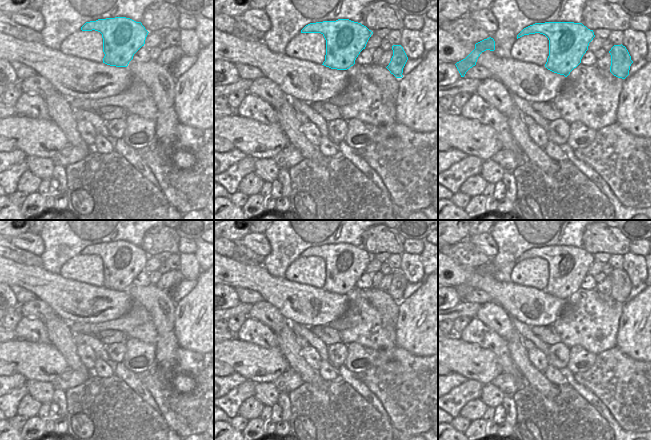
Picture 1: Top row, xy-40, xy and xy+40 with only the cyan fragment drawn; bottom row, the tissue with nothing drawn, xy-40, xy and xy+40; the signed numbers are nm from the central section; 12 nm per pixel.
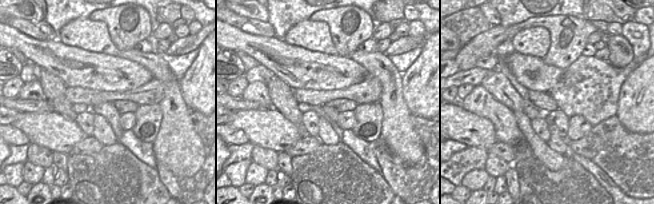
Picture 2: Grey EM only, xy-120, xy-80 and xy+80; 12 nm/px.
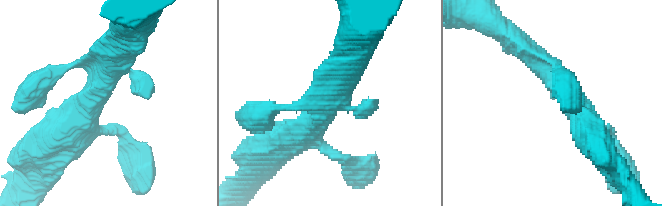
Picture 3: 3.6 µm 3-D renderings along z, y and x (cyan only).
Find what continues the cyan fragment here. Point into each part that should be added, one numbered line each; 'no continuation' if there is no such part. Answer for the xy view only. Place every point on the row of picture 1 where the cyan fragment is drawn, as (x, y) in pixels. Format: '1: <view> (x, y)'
no continuation.

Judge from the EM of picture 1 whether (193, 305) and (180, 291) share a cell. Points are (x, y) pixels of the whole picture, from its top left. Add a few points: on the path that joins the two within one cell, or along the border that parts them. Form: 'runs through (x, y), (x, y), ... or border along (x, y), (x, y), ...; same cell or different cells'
border along (196, 280), (196, 285), (175, 303); different cells

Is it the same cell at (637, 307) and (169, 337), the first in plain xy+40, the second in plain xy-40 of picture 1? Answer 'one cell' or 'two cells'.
two cells

